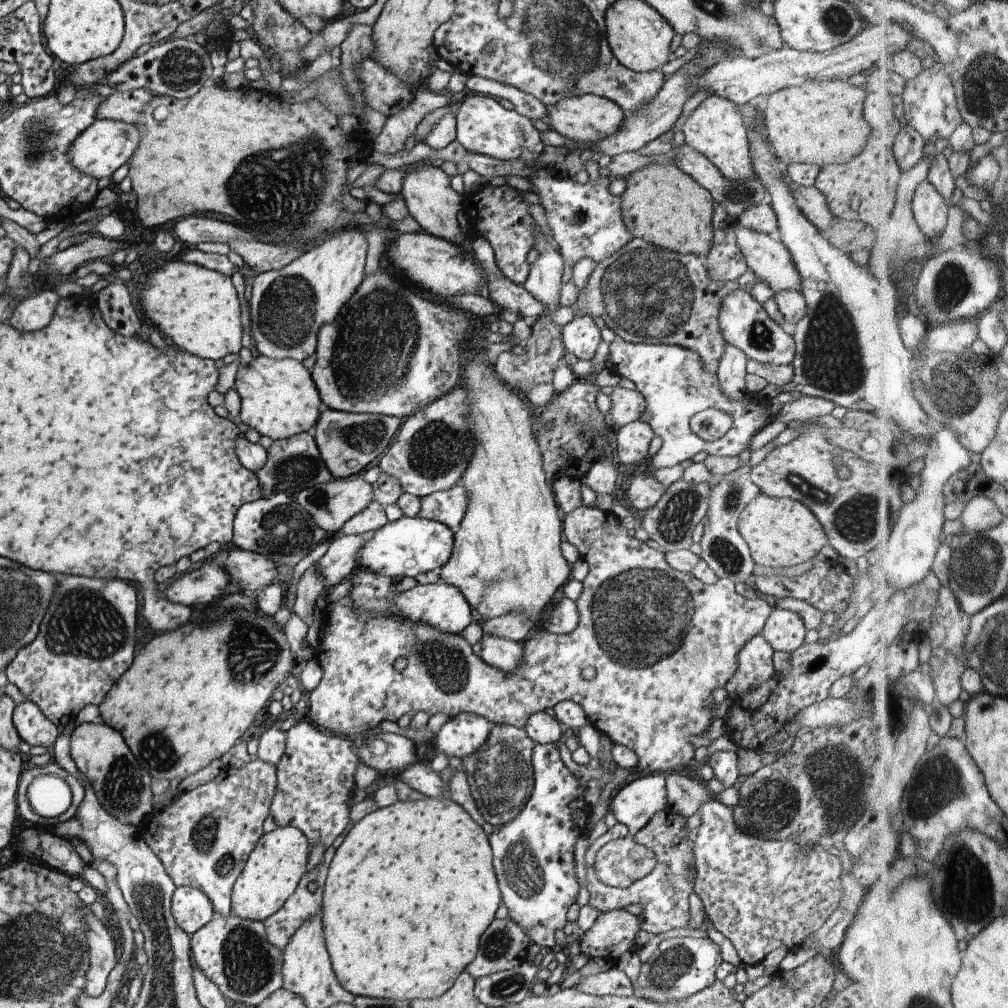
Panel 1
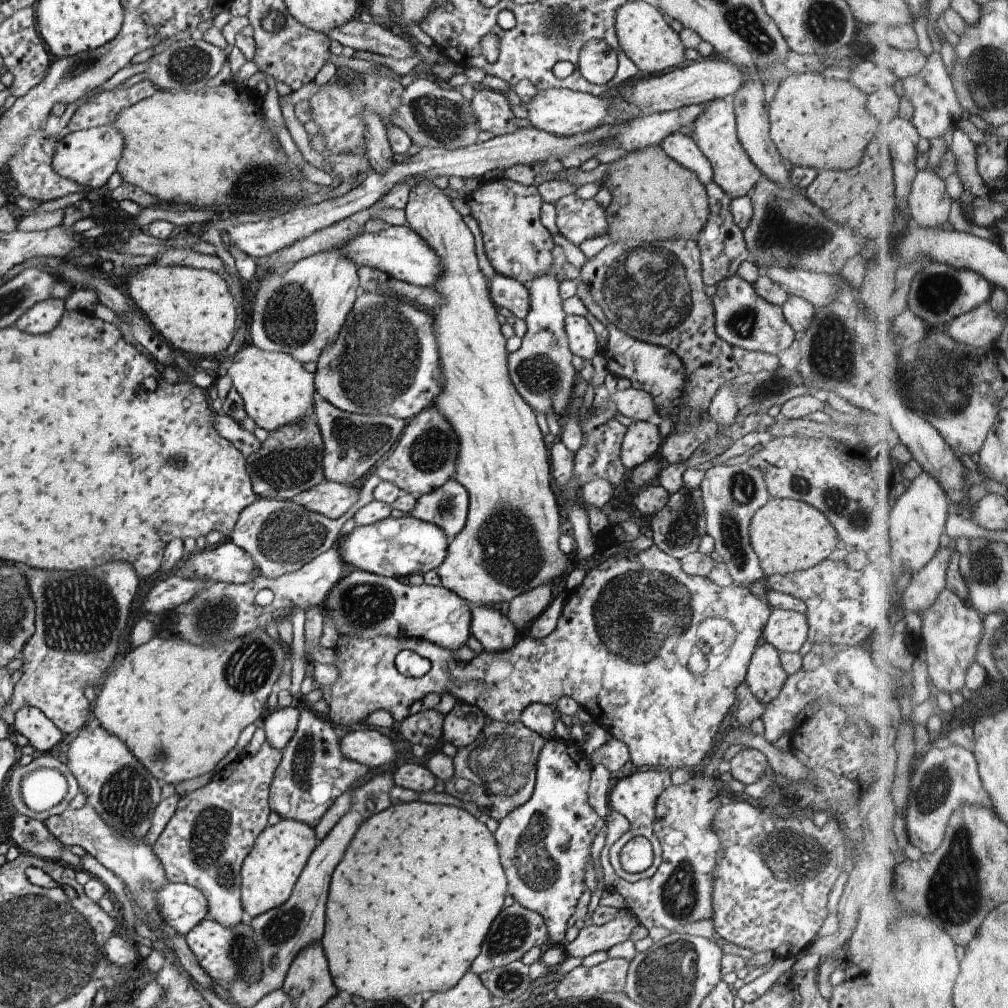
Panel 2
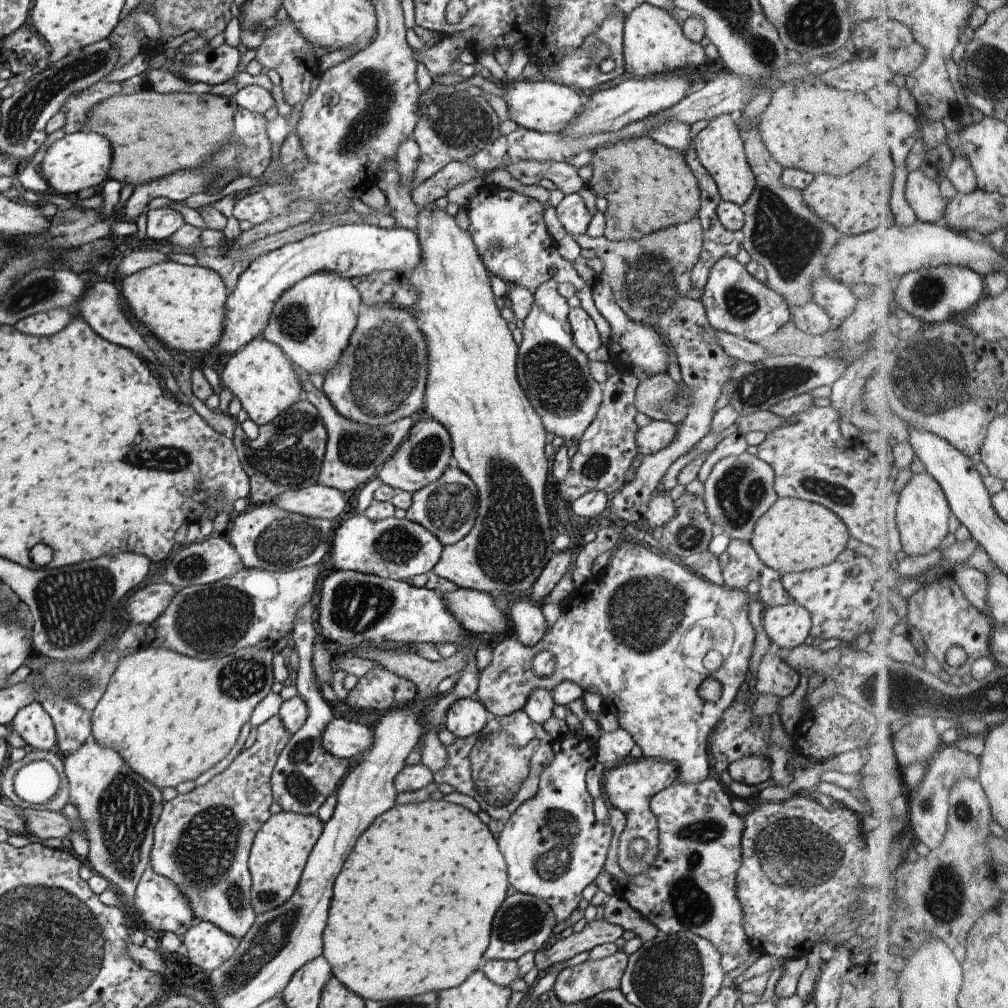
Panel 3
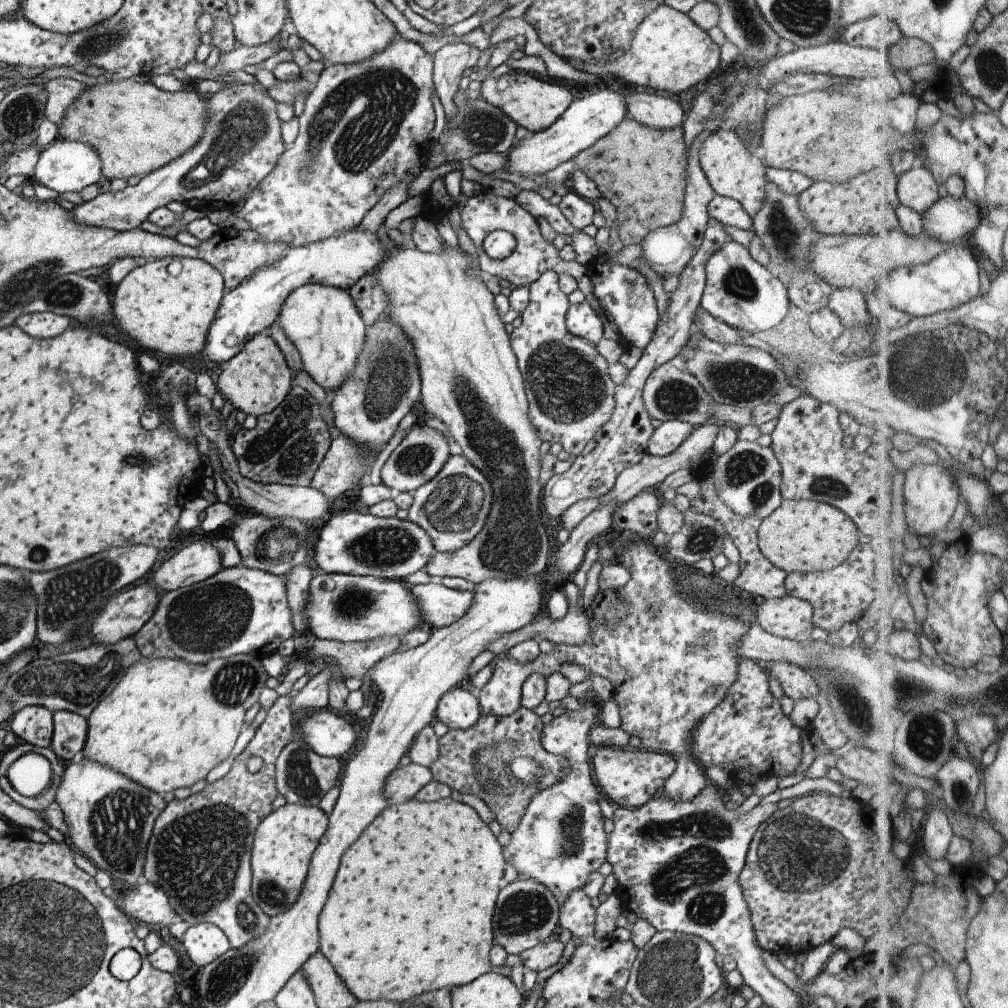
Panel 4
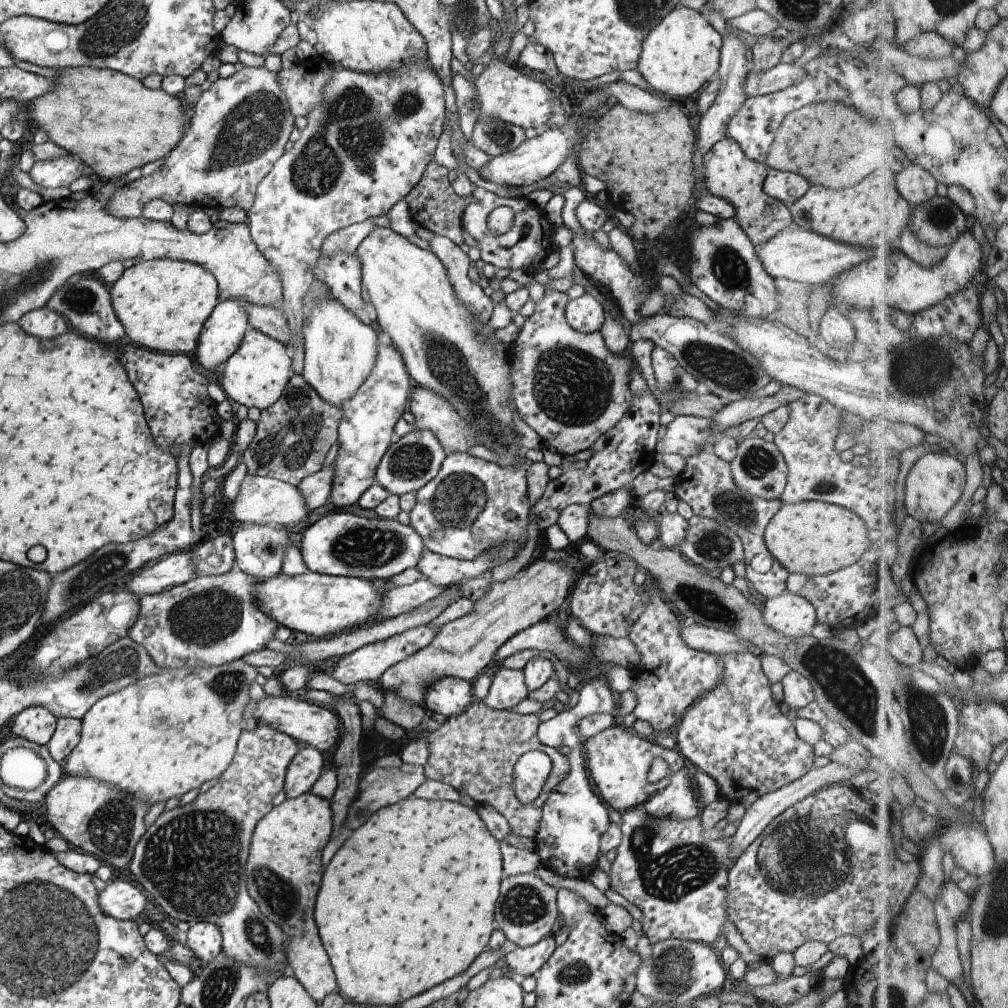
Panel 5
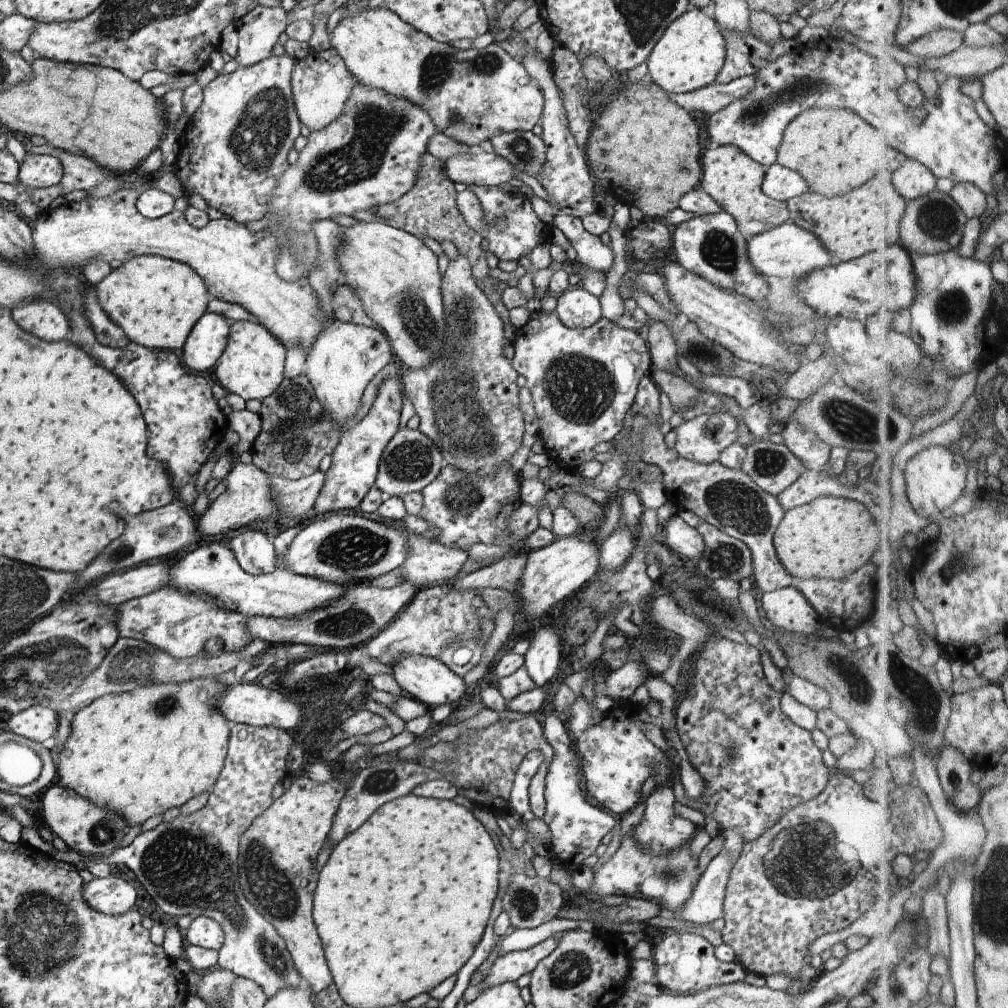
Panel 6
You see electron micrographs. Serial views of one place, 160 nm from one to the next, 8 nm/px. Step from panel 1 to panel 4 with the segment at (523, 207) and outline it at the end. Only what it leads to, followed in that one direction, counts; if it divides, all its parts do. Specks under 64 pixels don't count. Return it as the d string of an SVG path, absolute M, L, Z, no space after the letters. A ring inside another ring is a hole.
M484 190L477 196L469 198L466 204L460 206L459 209L462 228L465 228L466 234L472 239L478 252L478 260L480 260L479 270L484 270L484 272L497 276L499 279L509 280L513 288L519 286L529 287L543 272L549 270L556 271L559 276L562 273L566 273L577 280L577 288L584 293L585 300L592 305L592 308L598 314L602 311L599 300L594 294L587 267L576 260L563 261L560 259L558 256L559 250L542 237L540 227L538 227L538 218L524 210L514 199L499 197L490 190ZM494 231L506 231L514 236L517 243L510 256L500 260L489 260L489 256L482 251L482 244L485 238Z

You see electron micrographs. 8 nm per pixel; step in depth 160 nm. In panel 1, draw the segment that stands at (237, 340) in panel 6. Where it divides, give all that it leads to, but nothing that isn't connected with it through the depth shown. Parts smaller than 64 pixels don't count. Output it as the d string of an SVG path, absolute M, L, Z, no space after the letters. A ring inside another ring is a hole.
M252 358L248 366L239 366L234 389L241 399L242 423L272 440L312 432L324 408L311 371L302 361L292 358Z

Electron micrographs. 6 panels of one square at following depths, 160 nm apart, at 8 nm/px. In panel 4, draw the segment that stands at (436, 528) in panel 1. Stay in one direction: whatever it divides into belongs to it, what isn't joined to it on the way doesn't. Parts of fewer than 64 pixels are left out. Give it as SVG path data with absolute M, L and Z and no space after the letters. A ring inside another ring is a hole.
M342 511L330 516L322 528L318 530L315 549L313 550L312 565L319 566L324 572L341 575L374 575L385 579L403 582L405 576L417 570L424 570L432 555L436 552L428 533L416 523L397 517L382 518L373 514Z

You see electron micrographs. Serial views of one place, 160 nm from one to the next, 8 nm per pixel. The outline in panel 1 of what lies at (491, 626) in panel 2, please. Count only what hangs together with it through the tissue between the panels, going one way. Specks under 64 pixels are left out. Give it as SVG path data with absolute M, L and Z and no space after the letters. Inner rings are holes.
M483 634L482 654L480 658L490 664L492 668L504 672L504 674L514 674L522 656L524 656L524 648L518 642L506 640L506 638L498 638L492 634Z

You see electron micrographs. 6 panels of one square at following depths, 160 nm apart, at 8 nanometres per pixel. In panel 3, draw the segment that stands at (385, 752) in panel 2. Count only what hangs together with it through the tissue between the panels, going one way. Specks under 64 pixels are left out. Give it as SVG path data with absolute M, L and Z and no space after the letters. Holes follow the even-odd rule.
M336 715L324 729L322 748L335 757L346 759L362 754L373 741L372 727L356 717Z

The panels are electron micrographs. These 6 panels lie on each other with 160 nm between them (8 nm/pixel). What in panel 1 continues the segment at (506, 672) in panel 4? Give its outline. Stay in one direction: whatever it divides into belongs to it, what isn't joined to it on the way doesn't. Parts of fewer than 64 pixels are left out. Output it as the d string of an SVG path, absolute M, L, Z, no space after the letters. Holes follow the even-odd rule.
M581 507L566 516L562 520L562 534L566 542L576 546L580 552L581 558L588 562L590 566L590 573L583 581L584 590L580 594L580 598L576 600L575 604L580 614L580 622L578 626L570 632L570 634L554 634L548 633L541 627L523 644L524 656L516 668L514 674L504 674L496 668L492 668L490 664L486 664L482 658L474 654L472 647L464 640L460 634L448 634L448 632L440 632L434 626L422 624L422 622L410 622L406 616L402 614L394 614L388 616L384 612L384 616L368 616L368 614L358 614L354 608L354 602L348 596L340 598L337 601L331 600L333 588L326 590L322 595L326 603L326 613L324 613L324 634L322 638L315 638L314 631L312 633L312 640L314 642L313 657L323 671L323 678L312 690L309 707L306 712L306 719L316 725L323 731L334 732L334 734L344 734L352 736L352 734L363 733L367 730L372 730L378 727L384 721L397 723L402 716L408 712L418 713L424 711L429 716L435 715L439 712L446 714L449 718L454 718L458 714L474 714L474 716L482 716L484 720L494 724L508 724L515 728L524 729L526 727L528 718L540 711L552 711L560 702L573 701L580 704L580 707L585 711L588 721L601 734L610 738L613 745L623 745L627 749L631 749L638 758L637 768L640 770L648 770L648 772L660 772L666 774L667 770L676 770L678 766L685 766L694 763L694 744L692 738L696 736L705 736L709 731L715 717L716 704L712 697L712 692L717 688L725 688L728 680L736 673L738 668L738 654L744 646L754 638L759 636L764 630L766 620L770 616L770 604L765 602L762 598L748 600L736 592L735 584L728 579L719 579L718 582L712 585L703 584L698 578L695 578L691 573L680 573L668 565L665 560L665 553L661 550L654 550L648 544L632 538L628 535L628 530L622 526L620 520L612 512L602 512L598 508ZM404 657L407 660L407 665L402 671L394 668L394 663L397 658ZM586 668L594 668L596 674L594 678L584 678L582 672Z

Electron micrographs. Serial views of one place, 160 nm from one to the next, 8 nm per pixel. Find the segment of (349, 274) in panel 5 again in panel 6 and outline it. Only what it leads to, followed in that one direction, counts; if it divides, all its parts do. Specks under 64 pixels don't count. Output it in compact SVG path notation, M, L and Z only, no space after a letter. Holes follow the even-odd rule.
M339 281L339 284L331 302L334 318L338 321L368 326L368 328L374 326L373 320L364 310L361 298L358 298L352 288L344 282Z

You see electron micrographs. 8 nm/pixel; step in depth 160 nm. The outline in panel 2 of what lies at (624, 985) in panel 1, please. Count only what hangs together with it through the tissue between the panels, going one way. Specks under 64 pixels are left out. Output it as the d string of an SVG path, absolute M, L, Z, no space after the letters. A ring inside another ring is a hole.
M610 955L606 961L591 968L580 965L566 973L564 978L559 982L558 987L555 989L557 997L564 1000L577 997L592 998L601 993L618 994L624 990L628 967L629 961L620 955Z

